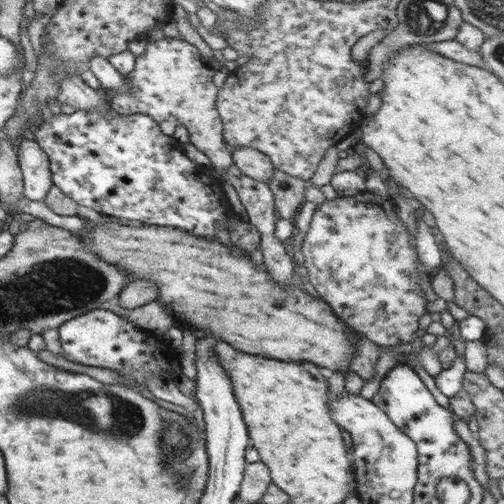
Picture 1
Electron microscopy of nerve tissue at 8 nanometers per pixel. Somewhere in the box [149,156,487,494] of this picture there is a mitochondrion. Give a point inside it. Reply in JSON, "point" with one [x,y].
{"point":[176,448]}

